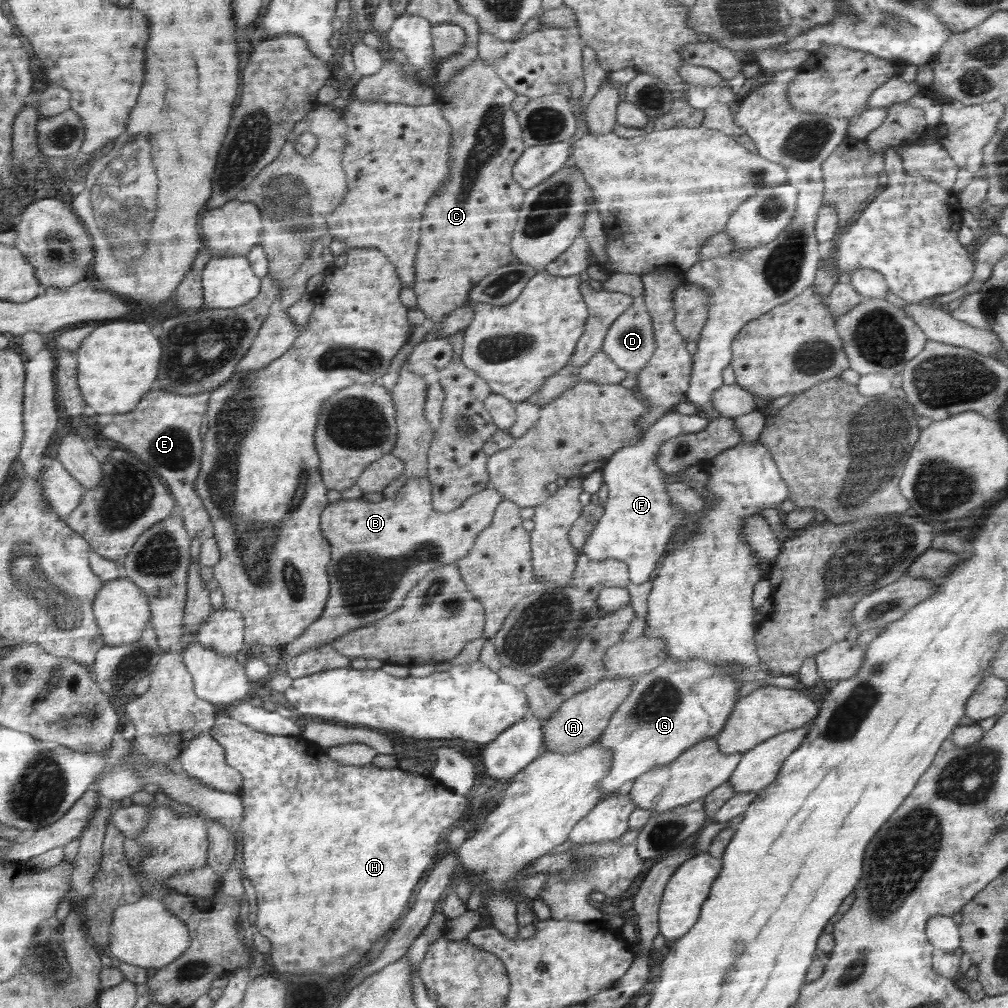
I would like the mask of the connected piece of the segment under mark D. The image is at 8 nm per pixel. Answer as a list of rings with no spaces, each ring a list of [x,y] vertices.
[[[635,300],[620,318],[614,320],[613,326],[609,328],[609,334],[605,336],[605,344],[601,350],[608,353],[622,370],[630,374],[640,372],[642,368],[653,358],[657,350],[656,330],[653,328],[652,314],[648,306],[641,300]]]

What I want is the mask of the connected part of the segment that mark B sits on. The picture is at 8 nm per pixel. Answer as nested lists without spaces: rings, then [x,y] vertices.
[[[427,476],[424,477],[411,477],[407,483],[402,486],[402,489],[396,492],[394,497],[382,497],[380,501],[368,501],[362,498],[360,499],[340,499],[334,503],[330,503],[330,506],[326,507],[321,512],[321,529],[325,535],[325,539],[329,541],[330,548],[332,548],[332,555],[330,562],[328,562],[328,571],[331,573],[329,577],[329,602],[325,608],[324,616],[318,618],[318,620],[298,639],[294,640],[288,646],[283,647],[283,653],[281,654],[281,665],[294,659],[296,656],[302,655],[304,652],[310,651],[322,647],[323,645],[332,644],[335,639],[340,636],[344,636],[348,632],[357,631],[360,628],[370,625],[374,621],[384,619],[391,613],[397,611],[406,595],[413,586],[416,586],[422,580],[428,572],[434,569],[440,568],[450,563],[456,563],[458,560],[463,559],[464,556],[469,554],[472,550],[473,544],[476,542],[476,536],[482,532],[487,526],[490,526],[492,518],[494,518],[494,512],[496,512],[496,506],[499,502],[504,500],[504,495],[498,492],[494,487],[488,486],[484,491],[477,492],[471,498],[466,499],[466,502],[462,503],[461,507],[450,512],[438,512],[433,508],[433,487],[430,484]]]

